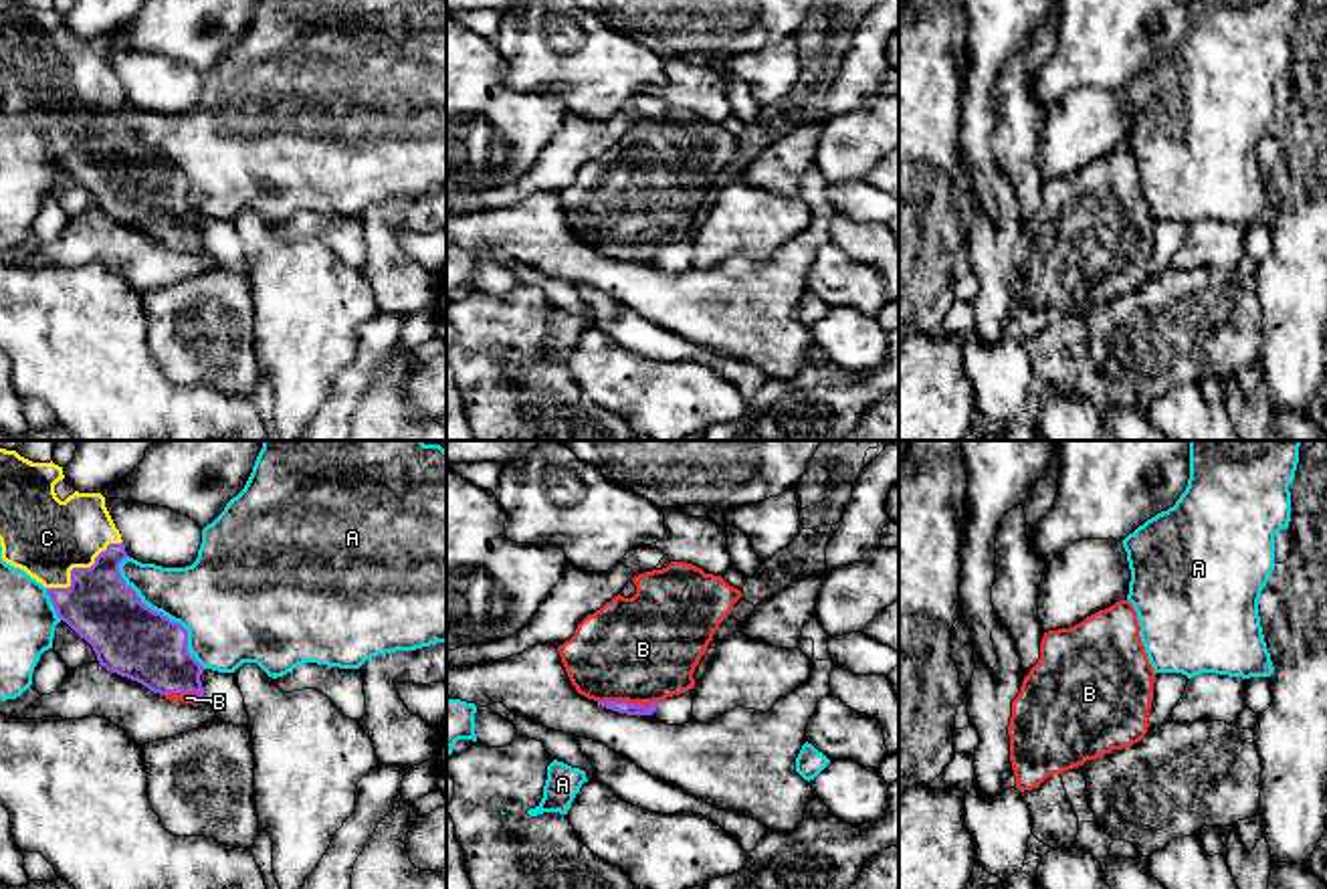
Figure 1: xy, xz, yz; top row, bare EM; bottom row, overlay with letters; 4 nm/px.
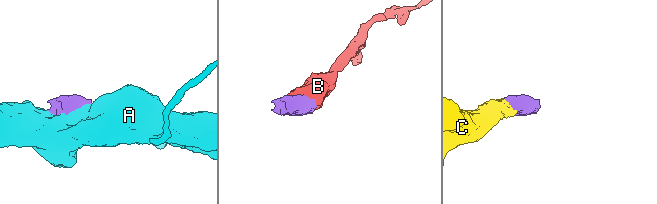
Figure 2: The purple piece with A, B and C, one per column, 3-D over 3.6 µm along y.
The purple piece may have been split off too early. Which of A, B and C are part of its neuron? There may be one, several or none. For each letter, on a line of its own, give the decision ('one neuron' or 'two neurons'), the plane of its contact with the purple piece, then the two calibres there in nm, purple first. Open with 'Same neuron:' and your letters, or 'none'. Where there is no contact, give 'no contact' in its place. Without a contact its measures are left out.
Same neuron: B, C
A: two neurons; meets purple in xy; 300 nm thick on the purple side, 360 nm on the other
B: one neuron; meets purple in xz; 50 nm thick on the purple side, 420 nm on the other
C: one neuron; meets purple in xy; 280 nm thick on the purple side, 320 nm on the other

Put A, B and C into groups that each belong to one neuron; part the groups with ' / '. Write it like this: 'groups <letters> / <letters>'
groups A / B C

